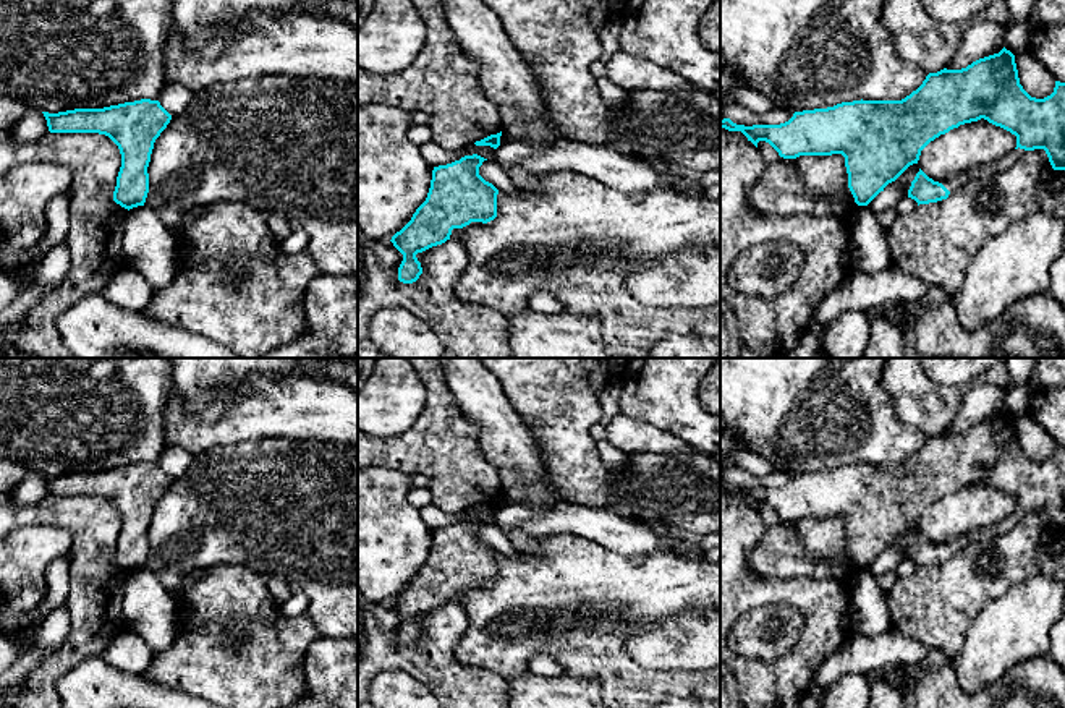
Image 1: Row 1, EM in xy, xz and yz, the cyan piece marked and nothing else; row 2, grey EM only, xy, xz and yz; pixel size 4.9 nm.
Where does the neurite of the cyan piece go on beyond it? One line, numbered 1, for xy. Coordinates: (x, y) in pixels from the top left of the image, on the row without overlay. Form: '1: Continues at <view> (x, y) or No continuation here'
1: No continuation here

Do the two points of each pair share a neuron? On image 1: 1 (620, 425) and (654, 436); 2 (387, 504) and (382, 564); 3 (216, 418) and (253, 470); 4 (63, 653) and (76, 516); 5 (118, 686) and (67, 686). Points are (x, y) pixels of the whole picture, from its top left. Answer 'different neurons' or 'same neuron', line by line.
1: same neuron
2: same neuron
3: different neurons
4: same neuron
5: same neuron

